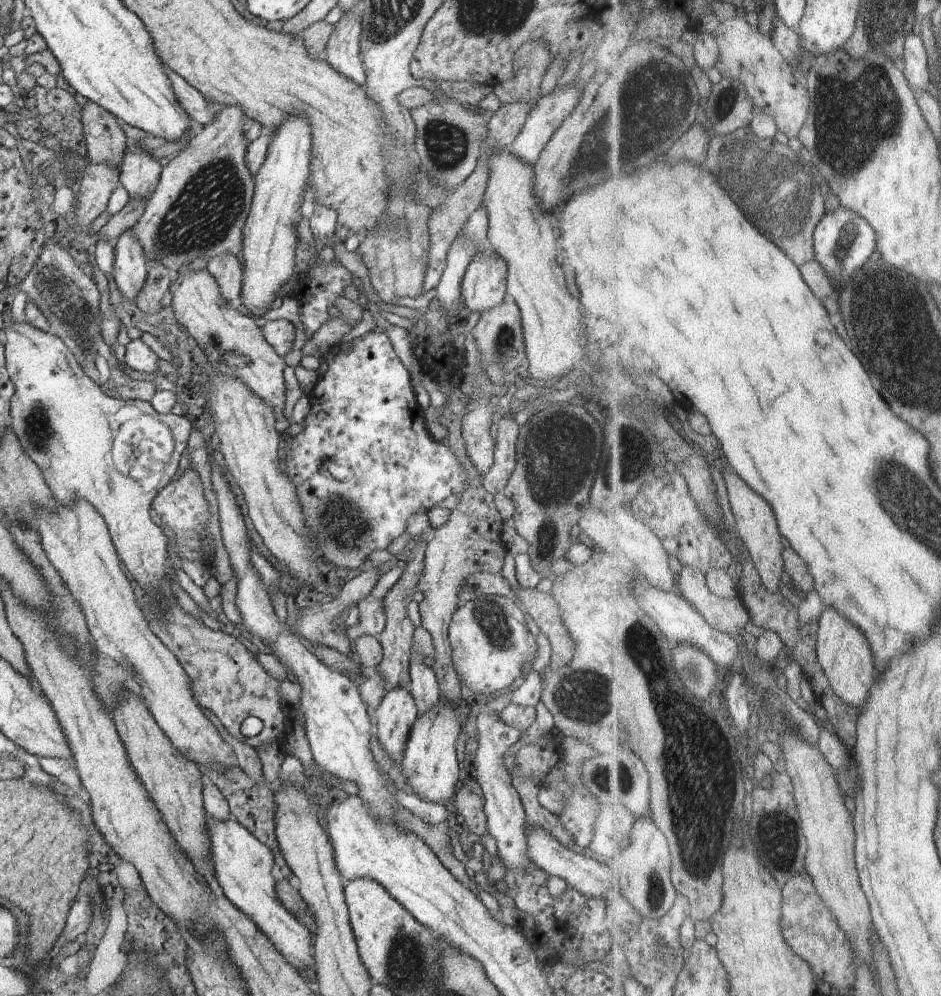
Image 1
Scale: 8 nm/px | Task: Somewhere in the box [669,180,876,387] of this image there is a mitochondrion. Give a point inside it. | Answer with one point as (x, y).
(850, 236)

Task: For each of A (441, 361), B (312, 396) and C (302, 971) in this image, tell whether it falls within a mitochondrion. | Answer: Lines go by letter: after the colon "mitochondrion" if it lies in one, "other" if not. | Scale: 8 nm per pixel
A: other
B: other
C: other

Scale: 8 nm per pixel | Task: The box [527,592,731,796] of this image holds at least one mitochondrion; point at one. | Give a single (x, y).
(577, 701)

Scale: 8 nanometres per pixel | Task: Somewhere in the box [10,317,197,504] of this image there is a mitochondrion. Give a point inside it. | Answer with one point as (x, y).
(36, 427)

